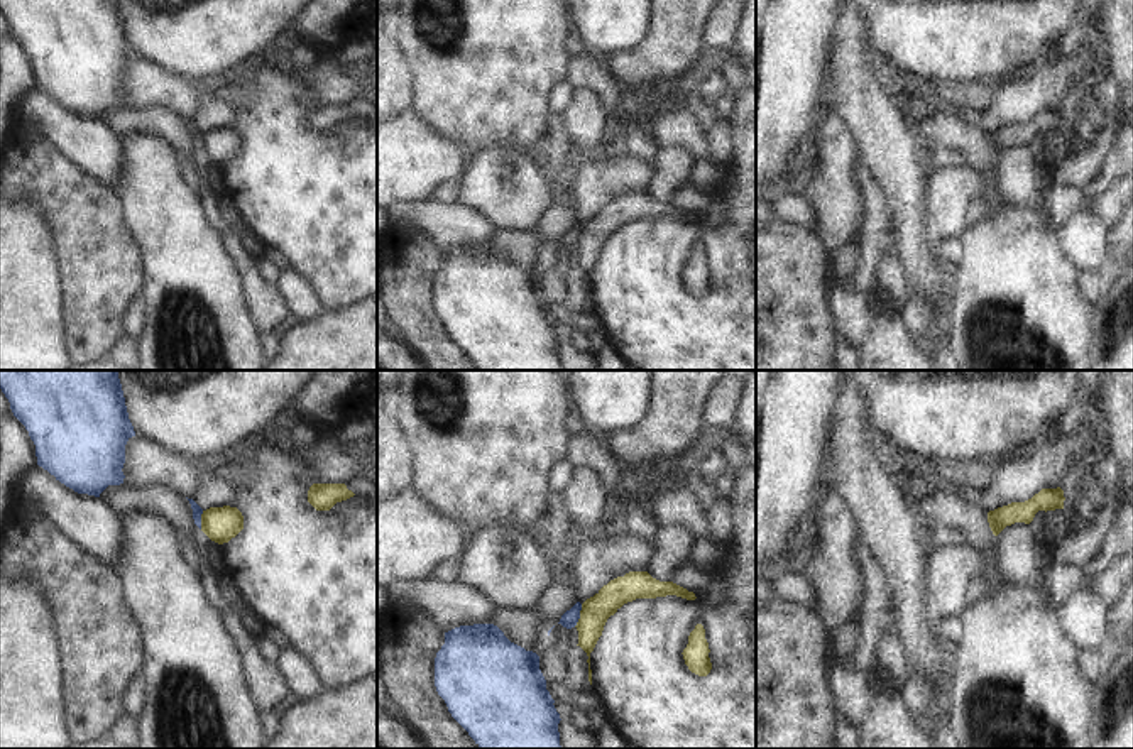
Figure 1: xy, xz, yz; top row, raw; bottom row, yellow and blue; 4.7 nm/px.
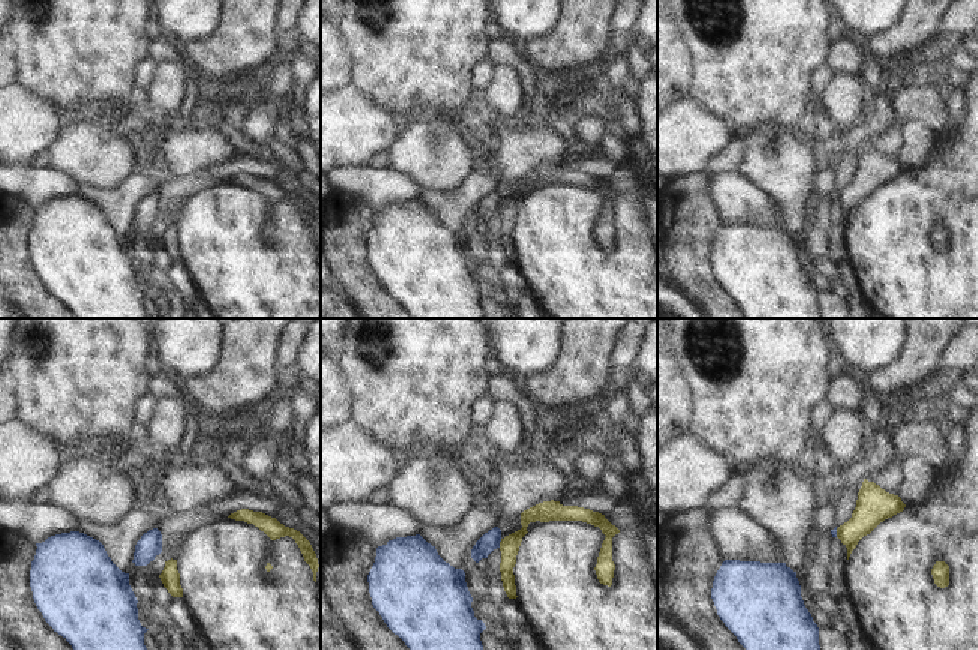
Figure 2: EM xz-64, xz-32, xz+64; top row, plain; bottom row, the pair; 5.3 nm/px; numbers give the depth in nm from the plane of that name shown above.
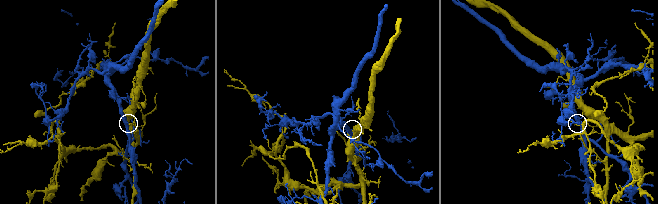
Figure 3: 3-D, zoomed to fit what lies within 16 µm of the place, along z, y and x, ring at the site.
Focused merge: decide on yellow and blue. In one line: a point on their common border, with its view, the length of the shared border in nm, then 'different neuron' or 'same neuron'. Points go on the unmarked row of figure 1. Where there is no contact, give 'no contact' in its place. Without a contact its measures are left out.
xz (580, 237) | 120 nm | different neuron

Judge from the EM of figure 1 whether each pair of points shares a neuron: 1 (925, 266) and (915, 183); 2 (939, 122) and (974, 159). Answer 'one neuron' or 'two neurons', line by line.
1: one neuron
2: one neuron

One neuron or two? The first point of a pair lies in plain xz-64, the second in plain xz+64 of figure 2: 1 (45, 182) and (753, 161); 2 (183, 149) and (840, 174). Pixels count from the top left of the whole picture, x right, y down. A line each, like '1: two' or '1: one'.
1: two
2: one

